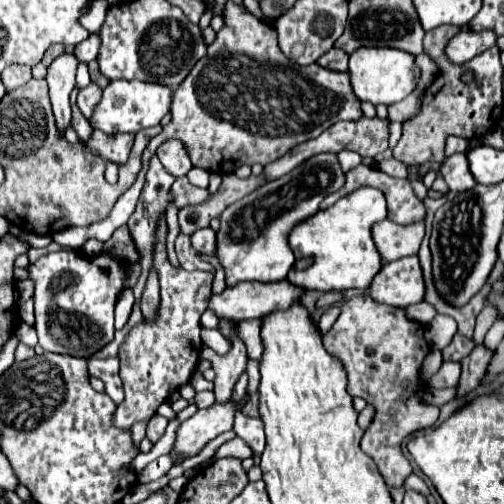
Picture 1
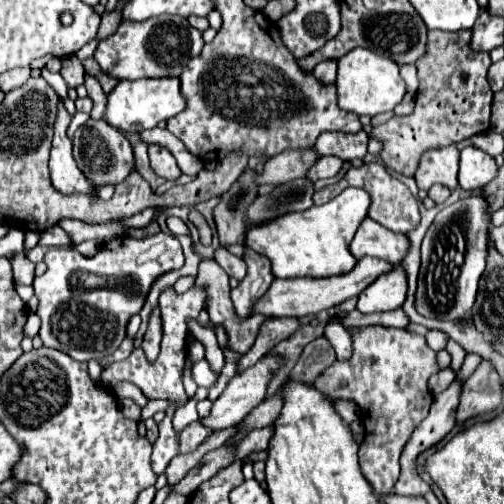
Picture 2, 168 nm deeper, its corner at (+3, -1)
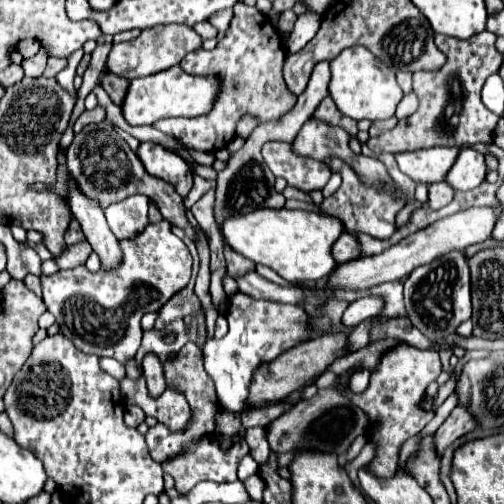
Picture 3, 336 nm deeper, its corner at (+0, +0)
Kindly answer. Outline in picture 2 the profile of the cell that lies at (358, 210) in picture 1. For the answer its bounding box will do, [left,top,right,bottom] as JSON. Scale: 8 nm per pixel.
[247,188,371,280]

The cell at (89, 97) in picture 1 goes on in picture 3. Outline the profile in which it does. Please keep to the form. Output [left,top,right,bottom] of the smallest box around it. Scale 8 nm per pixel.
[66,127,196,239]

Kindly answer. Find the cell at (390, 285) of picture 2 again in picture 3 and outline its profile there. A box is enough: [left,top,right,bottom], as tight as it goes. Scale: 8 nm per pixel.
[342,297,382,327]

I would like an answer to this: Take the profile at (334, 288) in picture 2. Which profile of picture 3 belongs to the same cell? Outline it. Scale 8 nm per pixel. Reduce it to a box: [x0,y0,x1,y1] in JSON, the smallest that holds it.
[330,207,502,289]

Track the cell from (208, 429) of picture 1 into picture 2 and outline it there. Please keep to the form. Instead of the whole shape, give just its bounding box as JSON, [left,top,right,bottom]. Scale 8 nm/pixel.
[199,356,281,432]

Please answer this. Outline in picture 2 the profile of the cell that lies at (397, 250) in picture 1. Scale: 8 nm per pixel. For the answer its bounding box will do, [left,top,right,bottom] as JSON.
[351,218,409,264]

